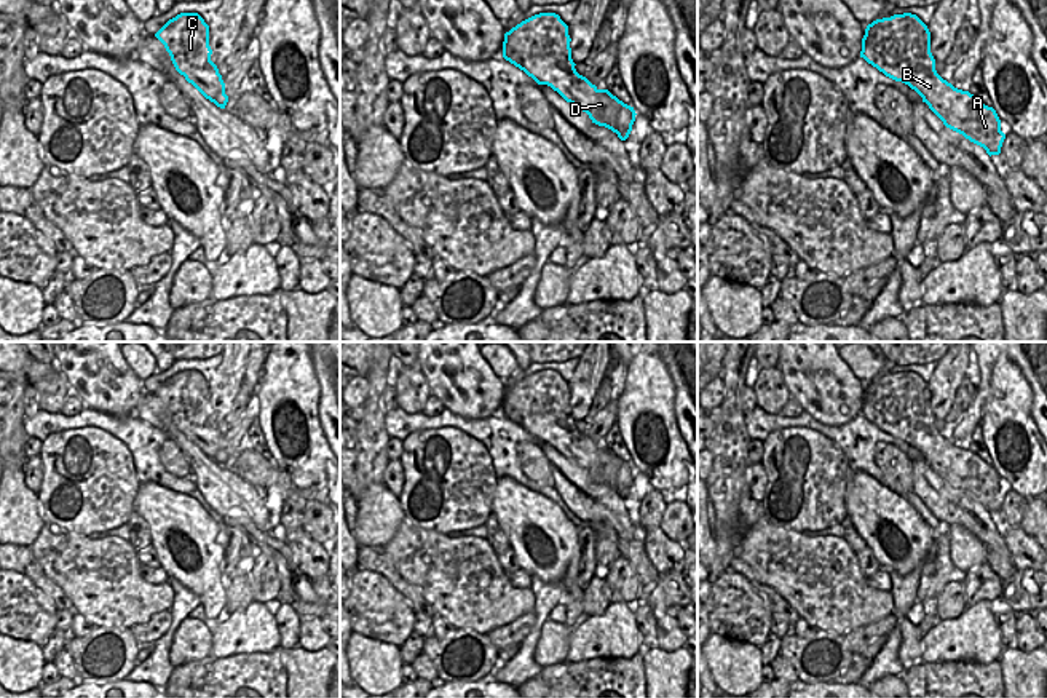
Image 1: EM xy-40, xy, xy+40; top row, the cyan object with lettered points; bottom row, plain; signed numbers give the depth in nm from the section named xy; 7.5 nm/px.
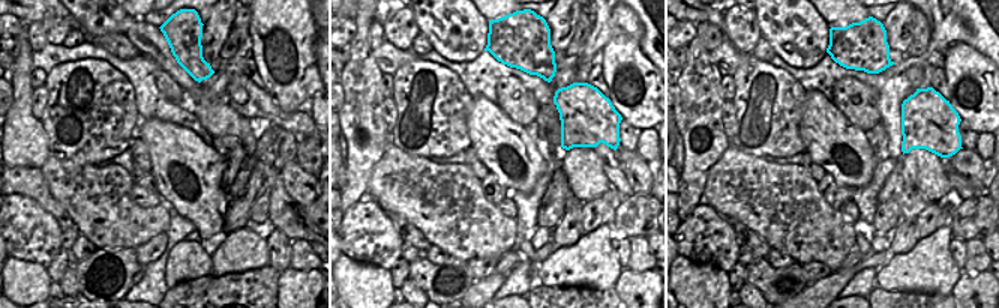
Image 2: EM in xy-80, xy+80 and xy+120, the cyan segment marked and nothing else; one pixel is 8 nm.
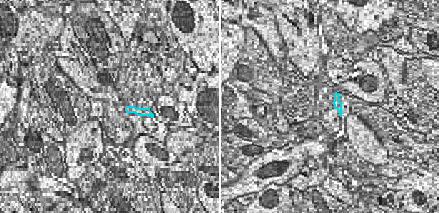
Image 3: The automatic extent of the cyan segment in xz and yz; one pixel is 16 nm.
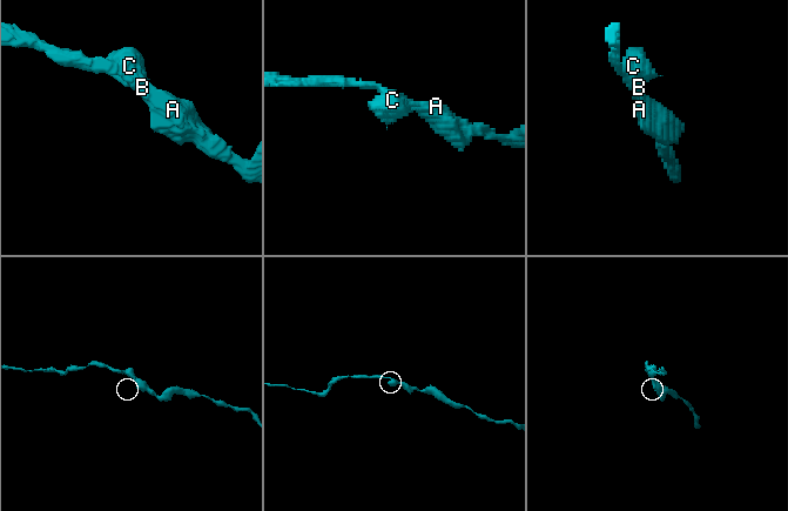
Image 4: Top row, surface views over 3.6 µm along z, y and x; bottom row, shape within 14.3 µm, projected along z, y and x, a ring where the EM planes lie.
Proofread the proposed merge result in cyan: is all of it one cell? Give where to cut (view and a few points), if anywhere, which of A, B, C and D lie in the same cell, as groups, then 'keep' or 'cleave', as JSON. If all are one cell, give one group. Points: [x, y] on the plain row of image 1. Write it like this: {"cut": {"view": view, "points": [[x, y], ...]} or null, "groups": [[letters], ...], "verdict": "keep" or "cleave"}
{"cut": null, "groups": [["A", "B", "C", "D"]], "verdict": "keep"}

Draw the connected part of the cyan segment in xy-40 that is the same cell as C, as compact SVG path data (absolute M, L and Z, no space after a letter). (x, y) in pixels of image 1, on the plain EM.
M180 371L155 395L164 403L176 428L206 457L225 466L228 454L217 423L211 418L209 383L198 371Z

